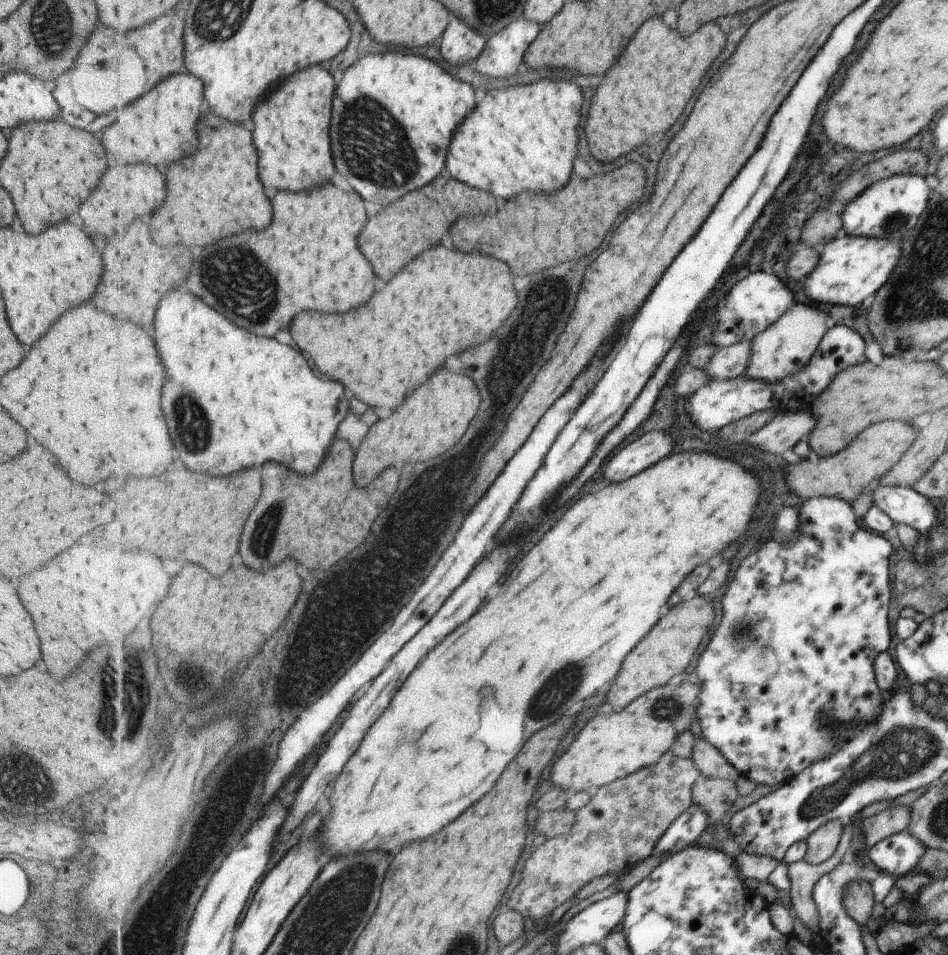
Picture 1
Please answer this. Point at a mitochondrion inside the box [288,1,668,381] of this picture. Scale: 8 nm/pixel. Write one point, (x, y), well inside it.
(374, 146)

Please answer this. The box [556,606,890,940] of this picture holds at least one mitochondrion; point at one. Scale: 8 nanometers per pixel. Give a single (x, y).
(674, 707)

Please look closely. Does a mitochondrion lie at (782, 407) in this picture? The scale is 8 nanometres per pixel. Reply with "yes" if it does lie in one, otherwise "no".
no

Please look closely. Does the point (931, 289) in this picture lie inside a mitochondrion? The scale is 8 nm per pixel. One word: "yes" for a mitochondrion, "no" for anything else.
yes

